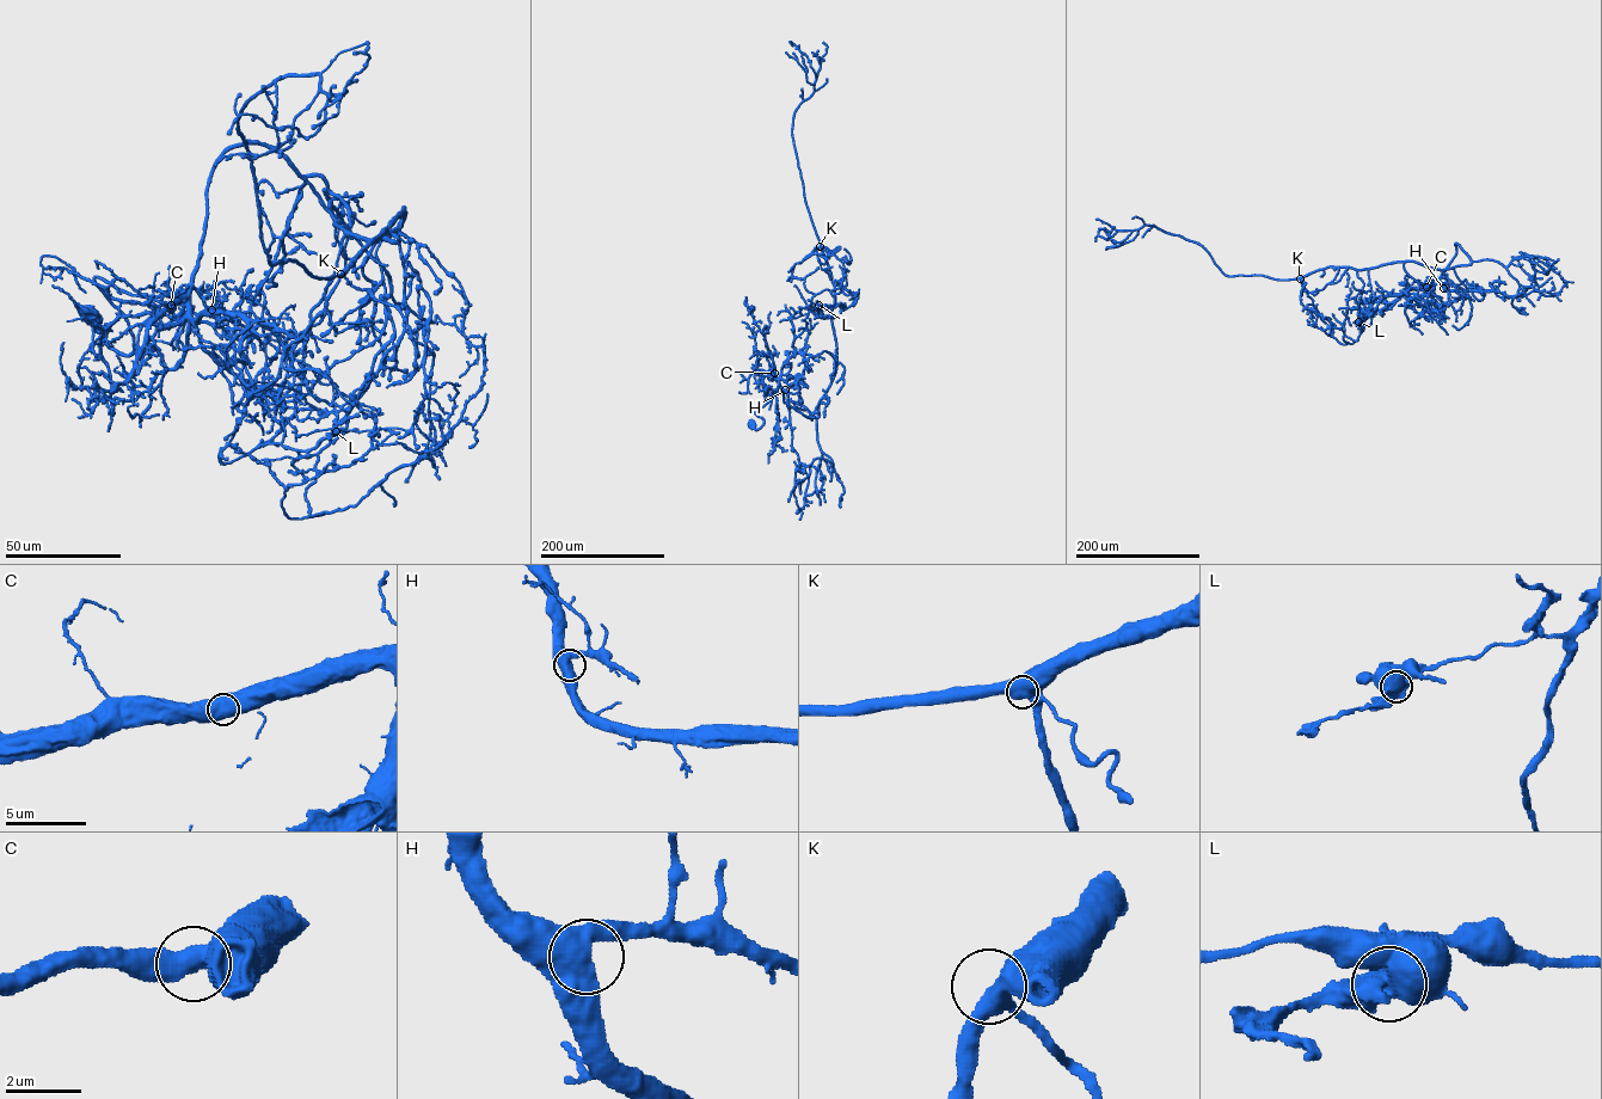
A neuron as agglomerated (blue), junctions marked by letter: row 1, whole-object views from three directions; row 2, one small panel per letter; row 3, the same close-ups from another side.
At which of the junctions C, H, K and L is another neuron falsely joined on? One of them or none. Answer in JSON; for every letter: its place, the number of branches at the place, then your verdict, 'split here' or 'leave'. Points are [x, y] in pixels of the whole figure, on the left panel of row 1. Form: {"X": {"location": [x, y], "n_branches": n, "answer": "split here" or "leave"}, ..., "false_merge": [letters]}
{"C": {"location": [171, 305], "n_branches": 2, "answer": "leave"}, "H": {"location": [212, 309], "n_branches": 3, "answer": "leave"}, "K": {"location": [341, 274], "n_branches": 3, "answer": "leave"}, "L": {"location": [336, 431], "n_branches": 3, "answer": "split here"}, "false_merge": ["L"]}

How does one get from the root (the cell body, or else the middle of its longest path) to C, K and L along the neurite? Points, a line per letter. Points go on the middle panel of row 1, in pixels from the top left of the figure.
C: (753, 425), (757, 430), (763, 423), (754, 412), (771, 399), (778, 387), (774, 373)
K: (753, 425), (804, 347), (808, 308), (834, 318), (820, 246)
L: (753, 425), (763, 423), (754, 412), (804, 347), (808, 308), (817, 313), (818, 305)

